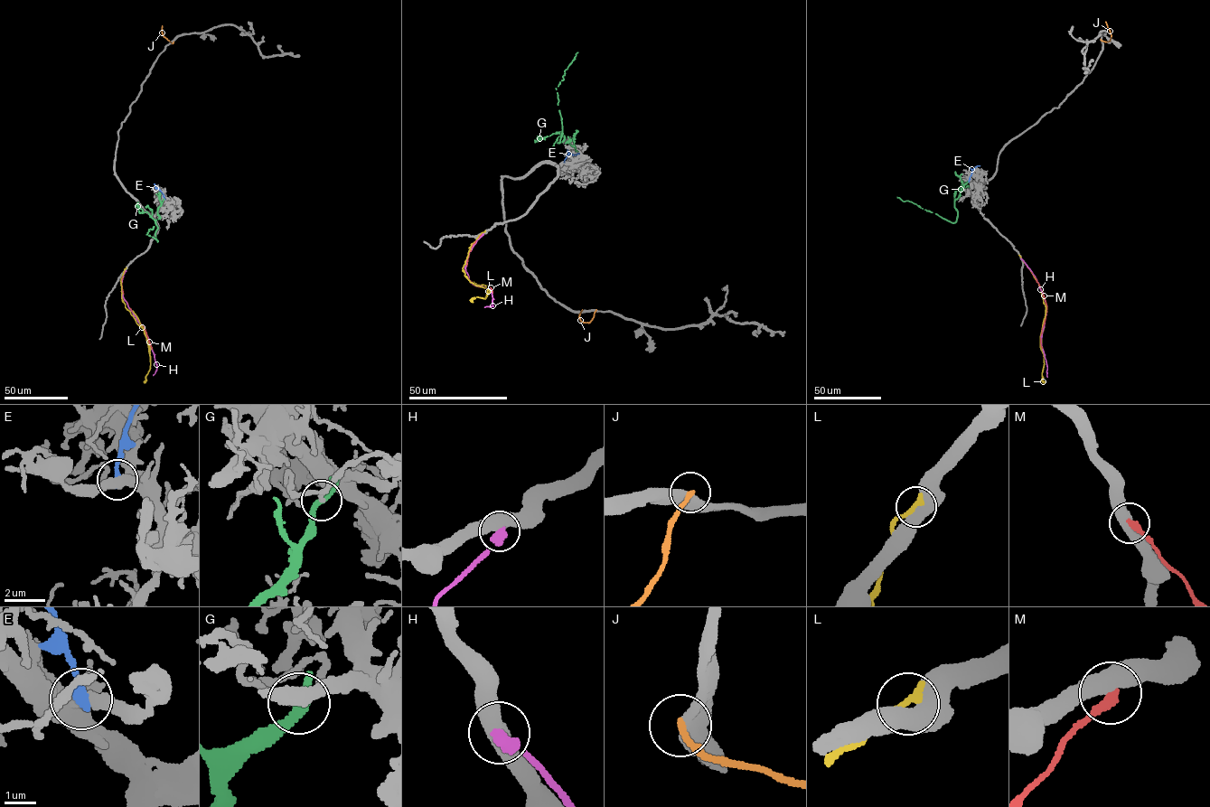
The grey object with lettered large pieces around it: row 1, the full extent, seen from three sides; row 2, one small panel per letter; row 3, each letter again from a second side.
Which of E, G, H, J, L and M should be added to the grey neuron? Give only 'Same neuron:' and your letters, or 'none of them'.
Same neuron: none of them

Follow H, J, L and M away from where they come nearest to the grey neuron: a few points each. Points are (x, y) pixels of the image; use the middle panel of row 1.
H: (483, 234), (469, 252), (464, 267), (472, 284), (491, 287), (492, 305), (484, 307)
J: (596, 309), (588, 323), (582, 322), (579, 317), (582, 309)
L: (483, 232), (470, 247), (463, 270), (469, 281), (488, 287), (489, 292), (488, 286), (473, 282)
M: (481, 234), (470, 250), (465, 271), (473, 284), (491, 287), (492, 293)

